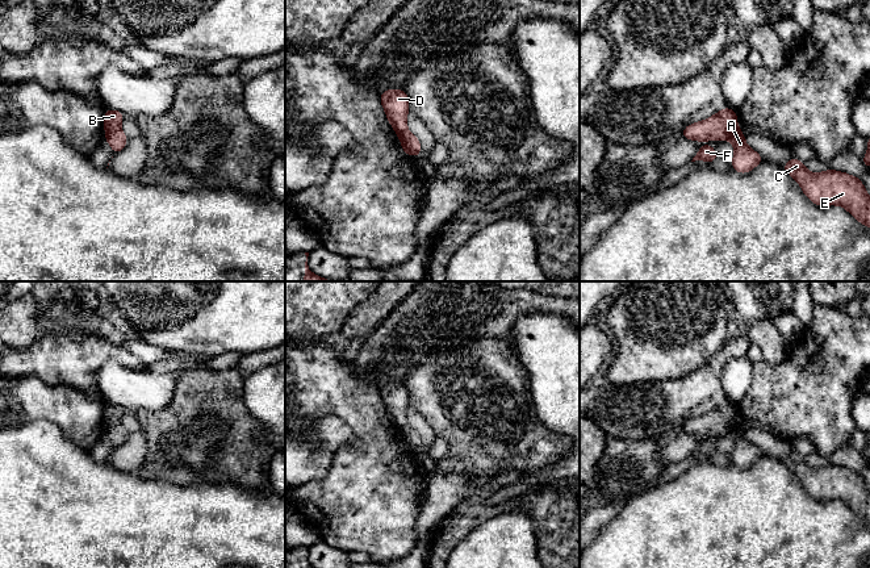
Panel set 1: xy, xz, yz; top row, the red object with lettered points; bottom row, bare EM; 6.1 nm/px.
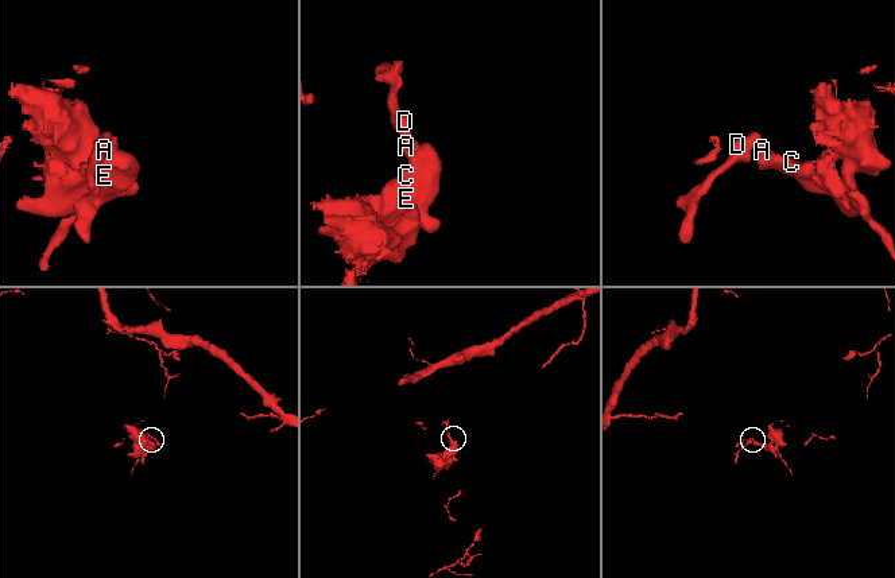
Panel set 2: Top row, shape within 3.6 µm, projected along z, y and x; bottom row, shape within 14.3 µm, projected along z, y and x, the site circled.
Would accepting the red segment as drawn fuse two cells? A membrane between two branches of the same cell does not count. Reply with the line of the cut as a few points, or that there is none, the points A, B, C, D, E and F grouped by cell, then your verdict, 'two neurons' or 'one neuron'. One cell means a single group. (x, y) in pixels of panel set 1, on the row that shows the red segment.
cut none; groups A B C D E F; one neuron

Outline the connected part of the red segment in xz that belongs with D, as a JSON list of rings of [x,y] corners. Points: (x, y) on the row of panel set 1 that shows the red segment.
[[[385,89],[380,93],[380,100],[388,121],[400,137],[403,153],[418,158],[422,146],[421,141],[407,129],[406,118],[410,103],[405,89]]]

